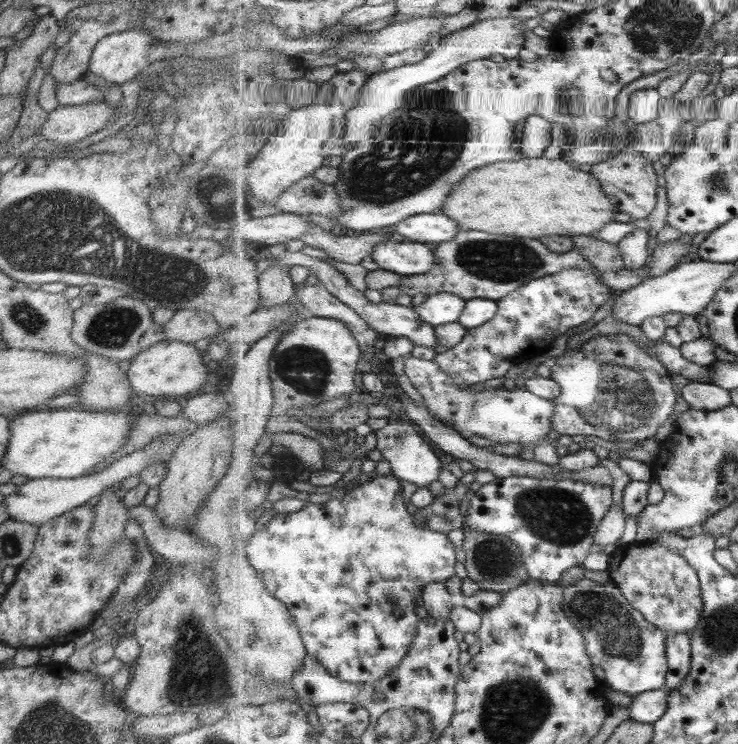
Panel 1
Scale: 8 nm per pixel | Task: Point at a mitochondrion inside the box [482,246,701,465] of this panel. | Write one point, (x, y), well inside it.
(614, 397)

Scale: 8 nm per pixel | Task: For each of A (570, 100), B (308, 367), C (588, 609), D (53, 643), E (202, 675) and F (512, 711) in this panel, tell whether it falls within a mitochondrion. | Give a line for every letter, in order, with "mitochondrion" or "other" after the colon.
A: mitochondrion
B: mitochondrion
C: mitochondrion
D: other
E: mitochondrion
F: mitochondrion

